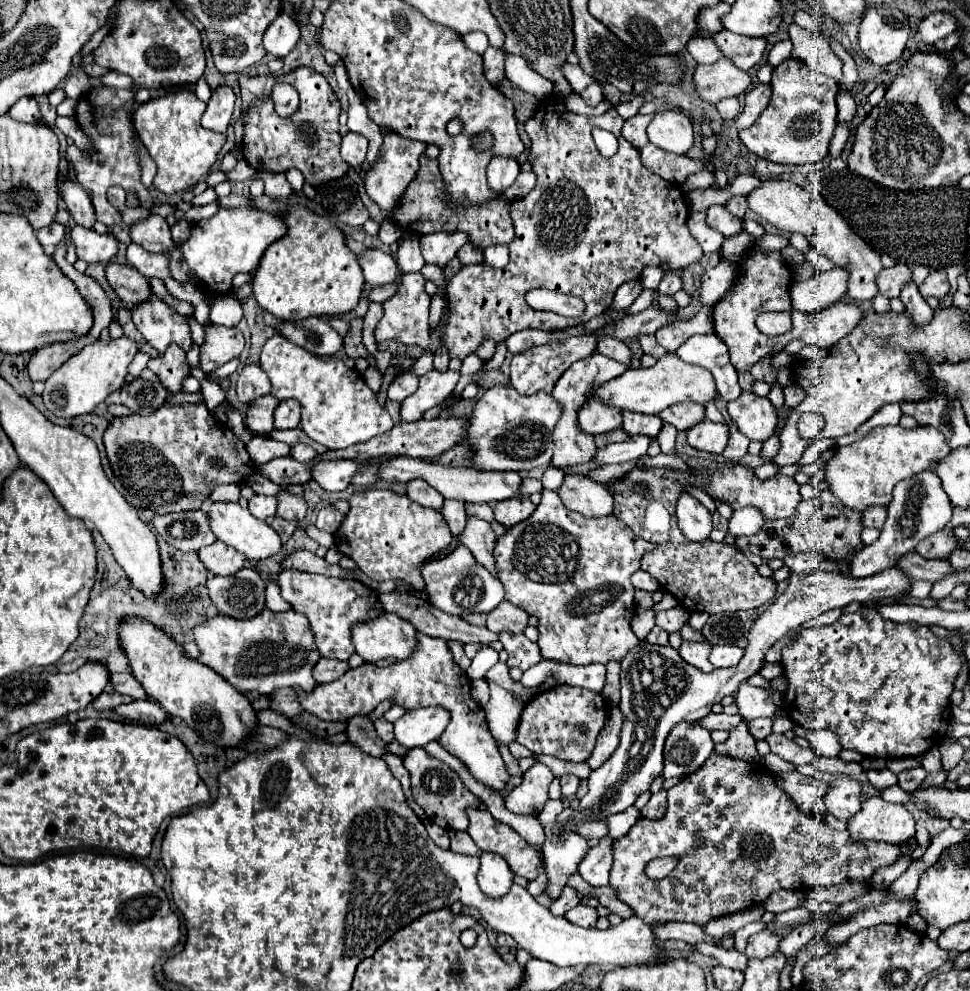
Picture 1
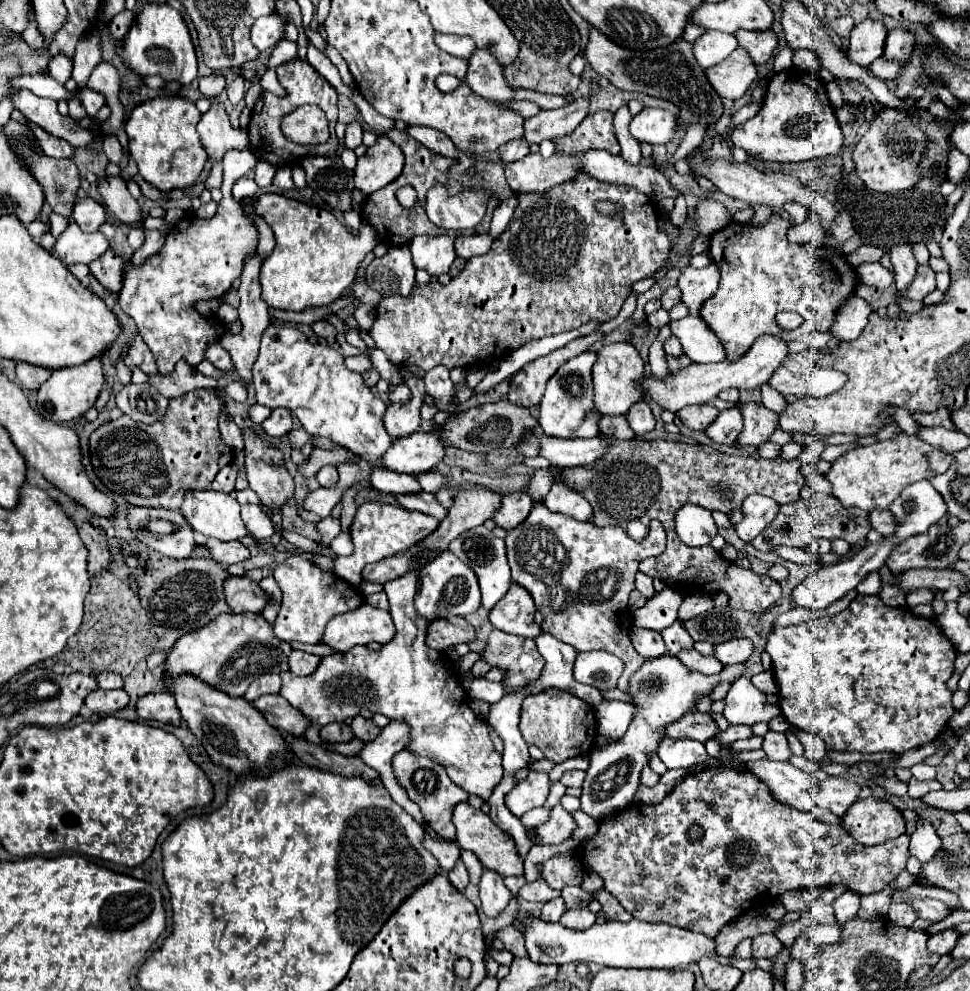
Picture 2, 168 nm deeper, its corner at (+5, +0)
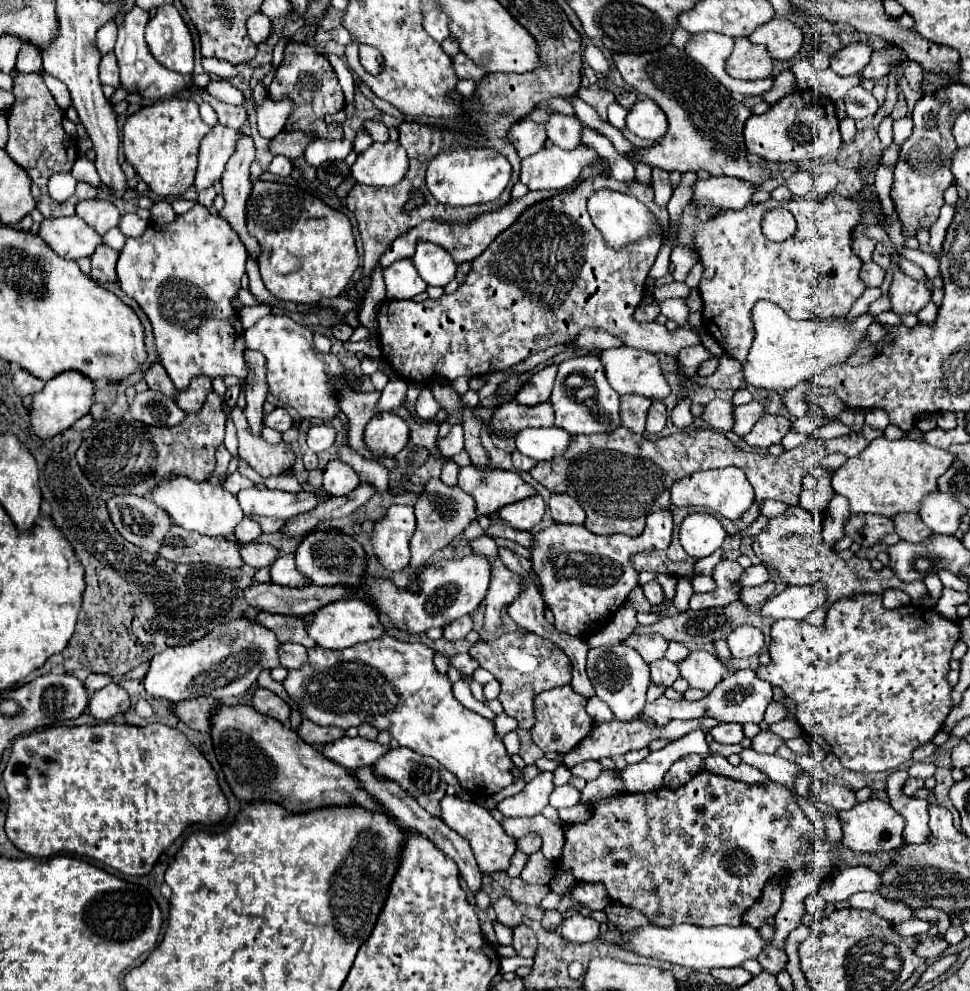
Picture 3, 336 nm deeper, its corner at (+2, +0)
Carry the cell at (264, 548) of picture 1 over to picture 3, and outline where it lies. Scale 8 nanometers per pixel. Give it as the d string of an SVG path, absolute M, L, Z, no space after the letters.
M176 477L172 481L162 481L162 485L158 489L154 489L154 491L156 493L152 495L152 501L158 507L166 509L166 513L174 519L176 525L180 525L182 529L188 529L188 531L196 531L200 535L228 537L228 535L234 533L236 525L244 517L236 495L226 491L216 481L196 483L196 481L190 481L186 477Z

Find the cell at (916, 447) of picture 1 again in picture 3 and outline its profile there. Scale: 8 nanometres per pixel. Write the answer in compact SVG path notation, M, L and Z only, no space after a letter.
M886 437L874 439L856 459L848 459L840 469L834 471L832 475L832 489L846 497L850 503L850 513L878 513L886 517L894 517L894 513L904 513L904 511L916 511L918 501L930 493L936 491L936 479L946 473L946 469L952 465L954 455L950 451L936 449L928 443L912 441L912 439L900 439L900 441L888 441Z

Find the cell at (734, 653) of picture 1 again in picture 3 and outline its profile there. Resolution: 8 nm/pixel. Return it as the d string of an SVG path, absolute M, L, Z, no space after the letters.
M738 627L728 635L728 647L732 657L752 657L758 655L760 649L764 647L764 635L756 627Z

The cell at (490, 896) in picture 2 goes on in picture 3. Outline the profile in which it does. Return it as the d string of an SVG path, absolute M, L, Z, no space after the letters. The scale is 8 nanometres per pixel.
M500 895L492 907L494 907L496 919L498 919L502 925L512 927L512 929L514 929L516 925L520 925L520 921L522 921L522 913L518 911L516 903L514 903L508 895Z

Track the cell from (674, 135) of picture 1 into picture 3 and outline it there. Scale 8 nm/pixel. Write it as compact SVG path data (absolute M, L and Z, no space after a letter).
M644 99L644 101L638 101L628 111L626 127L642 139L660 141L664 137L664 133L668 131L668 119L654 101Z

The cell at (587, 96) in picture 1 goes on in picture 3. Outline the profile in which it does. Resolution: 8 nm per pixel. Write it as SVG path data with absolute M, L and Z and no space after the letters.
M552 113L548 121L544 123L548 139L562 147L562 149L574 149L580 145L580 135L582 135L582 123L576 115L560 115Z

